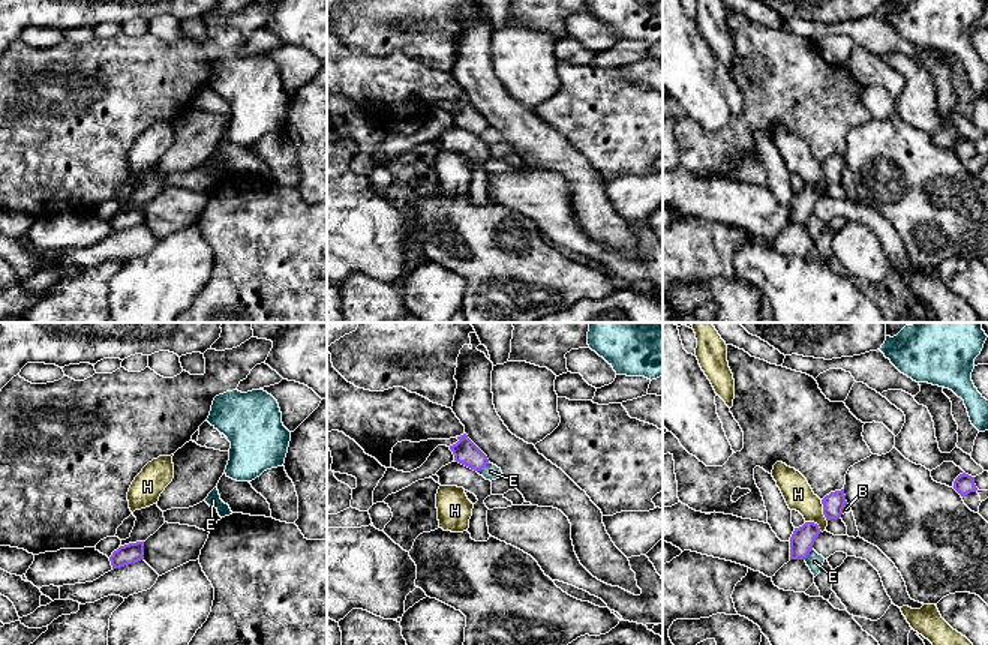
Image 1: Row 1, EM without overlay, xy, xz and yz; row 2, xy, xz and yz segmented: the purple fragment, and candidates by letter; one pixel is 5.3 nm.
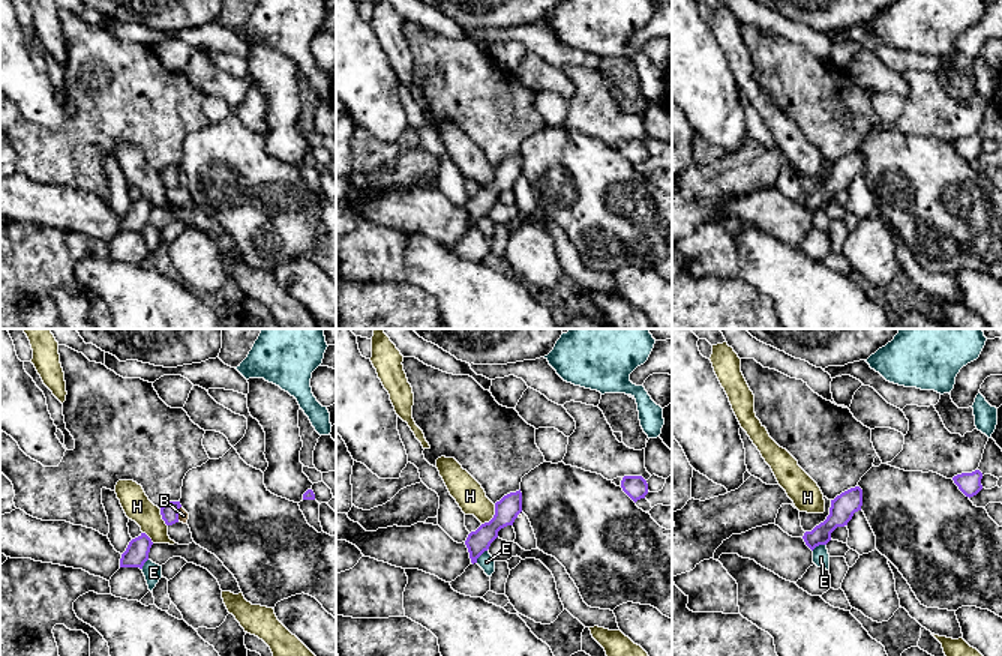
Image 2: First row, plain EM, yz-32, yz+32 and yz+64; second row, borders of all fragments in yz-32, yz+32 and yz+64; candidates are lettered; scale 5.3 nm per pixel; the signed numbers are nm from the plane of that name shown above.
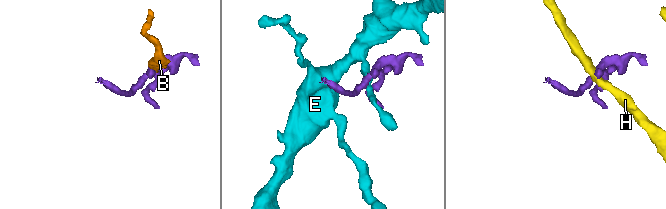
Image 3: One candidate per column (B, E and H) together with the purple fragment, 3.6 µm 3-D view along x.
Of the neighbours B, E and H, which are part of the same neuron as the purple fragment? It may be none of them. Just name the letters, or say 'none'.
none

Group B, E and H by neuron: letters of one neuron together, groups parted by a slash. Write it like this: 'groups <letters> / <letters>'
groups B / E / H

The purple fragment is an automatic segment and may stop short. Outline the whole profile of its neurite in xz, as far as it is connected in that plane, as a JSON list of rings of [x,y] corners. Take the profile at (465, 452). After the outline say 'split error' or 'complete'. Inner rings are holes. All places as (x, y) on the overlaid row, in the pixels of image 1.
[[[466,434],[457,436],[457,442],[450,446],[454,460],[474,470],[481,471],[487,464],[487,456],[468,438]]] | complete

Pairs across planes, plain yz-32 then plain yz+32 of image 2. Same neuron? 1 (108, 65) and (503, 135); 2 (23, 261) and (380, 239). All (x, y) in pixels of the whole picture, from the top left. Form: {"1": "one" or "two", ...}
{"1": "one", "2": "one"}

